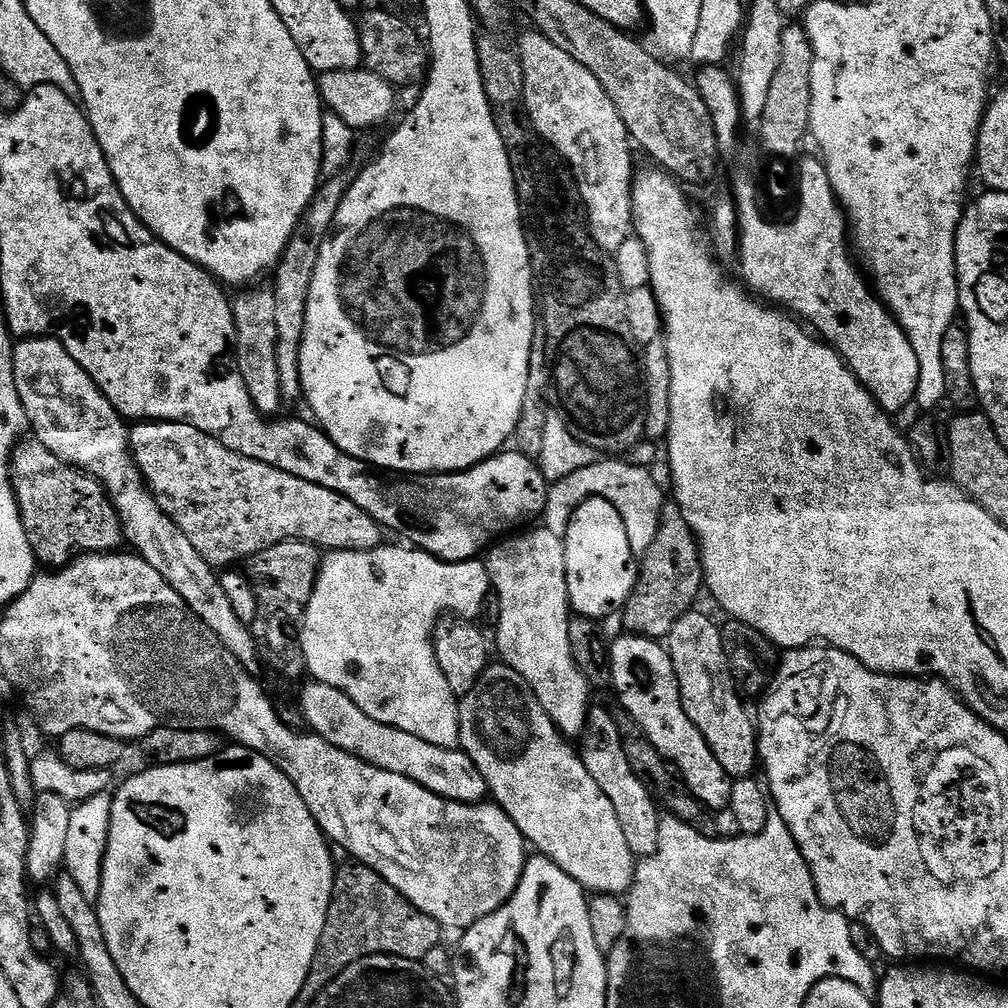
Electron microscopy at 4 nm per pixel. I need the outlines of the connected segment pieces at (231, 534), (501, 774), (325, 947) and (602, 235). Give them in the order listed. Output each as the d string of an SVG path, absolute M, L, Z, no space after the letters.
M148 420L147 422L137 423L131 429L130 439L132 441L132 456L135 458L141 474L144 476L144 483L152 491L152 497L156 499L158 506L162 506L164 513L176 523L178 530L182 530L182 534L186 534L186 538L190 538L190 542L194 545L194 550L198 550L198 554L202 554L202 558L206 558L206 562L217 570L231 569L233 566L239 565L236 564L239 560L240 563L246 562L254 554L258 554L278 542L286 542L287 540L310 542L315 544L317 548L327 550L328 552L369 552L381 547L382 540L380 540L380 535L382 535L382 529L380 525L377 524L374 518L370 518L370 514L366 514L366 510L360 509L359 506L354 506L354 502L350 502L350 498L346 498L334 490L326 490L326 486L318 486L314 482L306 482L306 478L298 478L294 474L286 474L286 470L278 470L266 462L258 462L254 458L246 458L242 454L222 446L222 442L218 442L218 438L214 438L194 426L176 424L173 420Z
M503 662L493 663L481 674L474 690L470 690L470 694L459 697L458 703L460 705L460 748L474 762L474 766L478 766L478 774L482 774L491 799L500 805L502 811L514 822L514 826L518 826L525 841L531 847L533 844L536 847L533 849L539 855L550 858L550 862L554 862L559 868L566 870L566 874L570 874L570 878L574 878L574 882L578 882L585 893L623 897L635 878L638 860L632 855L630 845L626 843L626 838L622 834L622 825L619 824L618 817L614 815L614 805L610 803L610 798L606 798L606 794L602 794L598 782L594 782L594 778L590 778L590 770L586 770L586 766L580 761L579 751L573 745L572 748L568 745L571 743L561 736L559 730L554 726L554 722L546 714L546 710L542 710L542 702L538 702L534 690L530 690L530 686L524 681L522 674L518 674Z
M348 862L336 874L332 901L326 914L326 926L314 954L312 969L305 984L318 993L342 970L367 956L397 956L423 961L430 950L441 947L442 929L438 922L422 914L386 878L359 862Z
M531 30L520 40L518 55L521 66L524 67L525 88L522 107L528 111L526 120L536 133L547 142L556 153L563 158L564 163L572 169L576 177L576 185L582 194L582 202L588 222L588 229L594 242L603 252L614 254L622 242L629 240L634 234L634 217L632 215L632 148L634 141L629 136L618 110L614 110L614 102L610 102L610 94L602 90L598 78L582 66L582 62L574 62L566 50L554 46L539 30Z

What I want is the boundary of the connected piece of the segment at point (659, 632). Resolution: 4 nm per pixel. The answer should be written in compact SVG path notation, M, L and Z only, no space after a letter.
M674 502L665 503L664 514L660 517L660 529L654 538L654 546L646 550L638 564L636 585L630 598L624 603L622 617L629 633L634 636L646 636L649 640L663 641L674 630L674 622L693 611L696 599L700 596L700 588L705 587L704 563L700 561L700 545L692 528L684 520L679 506Z

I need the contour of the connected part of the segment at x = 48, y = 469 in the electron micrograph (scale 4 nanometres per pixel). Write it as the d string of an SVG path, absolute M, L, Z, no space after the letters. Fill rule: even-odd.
M24 438L12 454L12 489L22 514L22 522L26 526L26 534L30 538L30 546L34 550L37 561L41 565L51 566L59 570L66 564L71 564L77 556L89 554L112 554L121 543L125 543L124 526L116 513L108 491L96 477L65 460L60 460L42 442L34 438Z

